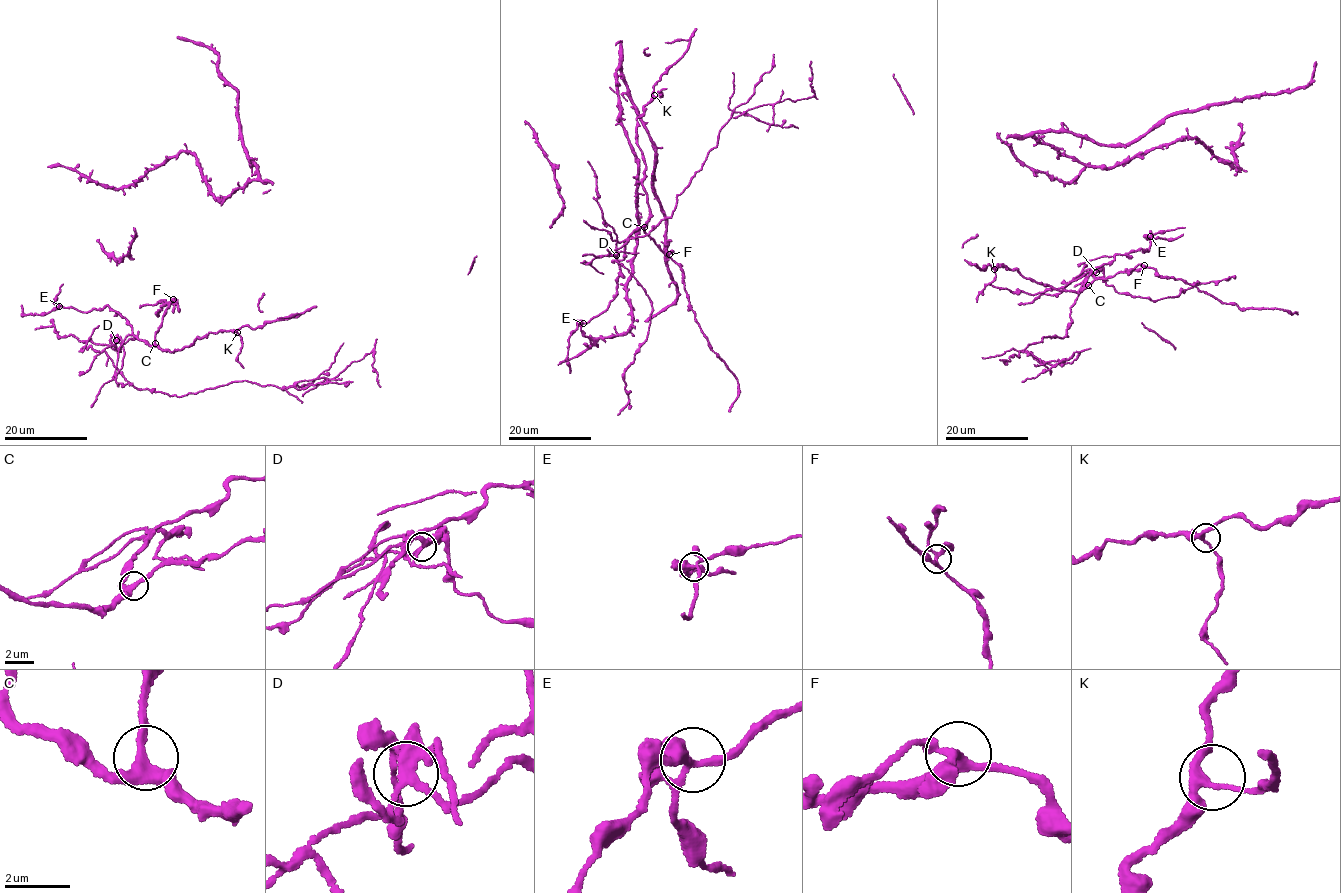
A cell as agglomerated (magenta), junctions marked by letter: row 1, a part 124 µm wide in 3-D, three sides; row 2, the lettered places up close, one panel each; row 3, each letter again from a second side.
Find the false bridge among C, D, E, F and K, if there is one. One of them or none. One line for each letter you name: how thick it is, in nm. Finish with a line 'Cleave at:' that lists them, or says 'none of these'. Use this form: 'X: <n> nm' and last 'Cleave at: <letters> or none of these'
D: 280 nm
Cleave at: D

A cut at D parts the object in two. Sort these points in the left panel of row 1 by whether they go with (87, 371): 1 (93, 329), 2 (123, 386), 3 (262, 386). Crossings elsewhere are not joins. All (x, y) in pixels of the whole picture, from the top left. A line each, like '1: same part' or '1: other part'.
1: same part
2: other part
3: same part

